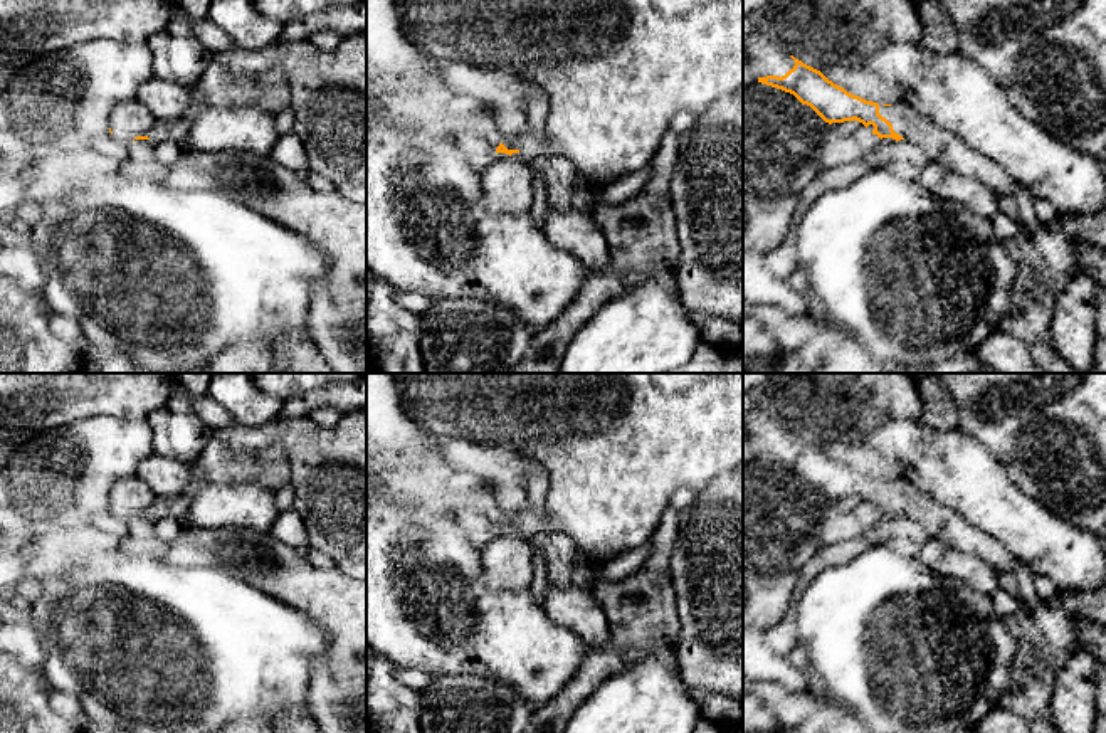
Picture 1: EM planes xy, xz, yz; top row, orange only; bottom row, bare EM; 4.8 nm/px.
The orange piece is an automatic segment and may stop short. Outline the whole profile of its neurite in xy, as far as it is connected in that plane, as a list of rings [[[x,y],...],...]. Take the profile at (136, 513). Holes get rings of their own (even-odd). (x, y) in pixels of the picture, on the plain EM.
[[[133,477],[116,483],[108,503],[116,516],[128,519],[151,516],[160,501],[143,481]]]

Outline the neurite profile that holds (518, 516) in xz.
[[[514,508],[513,511],[509,511],[503,521],[508,526],[513,526],[514,530],[511,531],[513,536],[524,536],[529,535],[528,531],[528,513],[524,508]]]

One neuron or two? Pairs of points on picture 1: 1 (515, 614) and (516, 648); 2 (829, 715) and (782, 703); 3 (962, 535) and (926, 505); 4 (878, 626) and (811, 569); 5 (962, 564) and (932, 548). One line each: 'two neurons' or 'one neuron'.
1: one neuron
2: one neuron
3: one neuron
4: two neurons
5: one neuron

